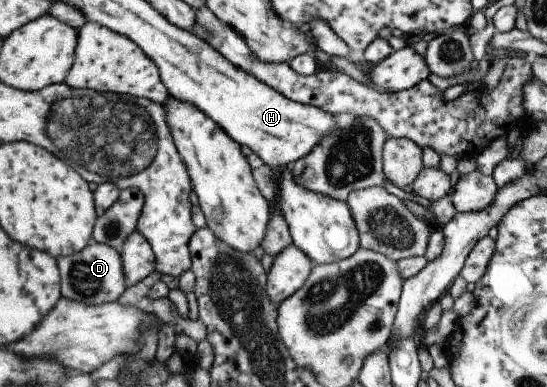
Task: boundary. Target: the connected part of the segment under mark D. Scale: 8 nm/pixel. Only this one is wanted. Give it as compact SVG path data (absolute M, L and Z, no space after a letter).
M92 241L84 250L67 257L61 256L57 261L61 267L61 293L70 300L88 305L103 305L120 300L125 294L125 264L121 253L109 244Z

